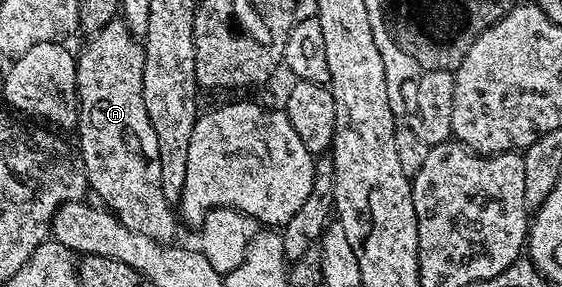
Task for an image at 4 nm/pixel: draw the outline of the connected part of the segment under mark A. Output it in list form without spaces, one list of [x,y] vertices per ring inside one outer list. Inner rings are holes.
[[[115,21],[104,29],[93,32],[90,39],[76,55],[76,89],[78,90],[78,122],[76,146],[82,156],[89,190],[99,195],[101,206],[136,233],[152,237],[152,241],[169,244],[174,235],[176,211],[164,197],[160,185],[160,145],[156,145],[156,129],[148,121],[148,109],[144,109],[144,57],[143,44],[126,28],[125,23]]]

